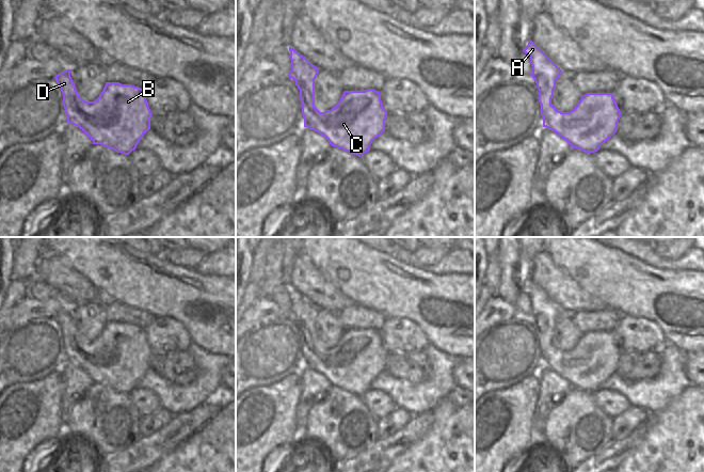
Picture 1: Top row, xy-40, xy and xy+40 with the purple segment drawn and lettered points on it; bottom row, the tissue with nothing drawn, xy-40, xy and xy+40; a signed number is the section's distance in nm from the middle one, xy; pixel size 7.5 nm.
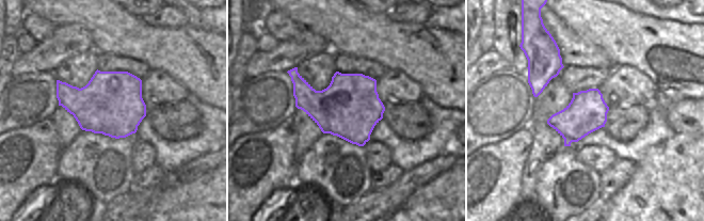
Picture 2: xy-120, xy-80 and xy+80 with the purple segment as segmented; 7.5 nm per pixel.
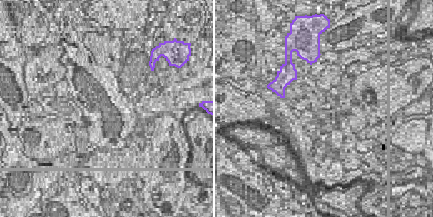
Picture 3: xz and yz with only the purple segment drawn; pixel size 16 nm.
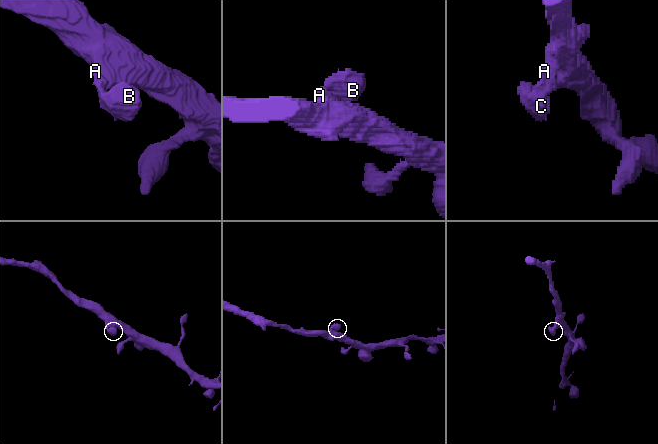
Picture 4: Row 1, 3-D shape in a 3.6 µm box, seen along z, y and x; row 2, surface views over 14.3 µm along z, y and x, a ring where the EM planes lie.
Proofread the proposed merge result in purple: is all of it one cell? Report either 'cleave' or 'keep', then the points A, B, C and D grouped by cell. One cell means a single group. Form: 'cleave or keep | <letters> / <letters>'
keep | A B C D

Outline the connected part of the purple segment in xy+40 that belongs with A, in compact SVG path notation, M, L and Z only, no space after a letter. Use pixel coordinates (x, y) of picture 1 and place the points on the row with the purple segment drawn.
M531 40L524 52L530 58L530 76L539 90L543 127L555 131L573 148L597 152L617 132L622 115L613 93L587 93L570 112L561 112L551 105L551 98L562 70Z

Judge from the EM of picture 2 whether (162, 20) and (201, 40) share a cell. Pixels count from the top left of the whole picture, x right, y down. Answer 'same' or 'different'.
different

